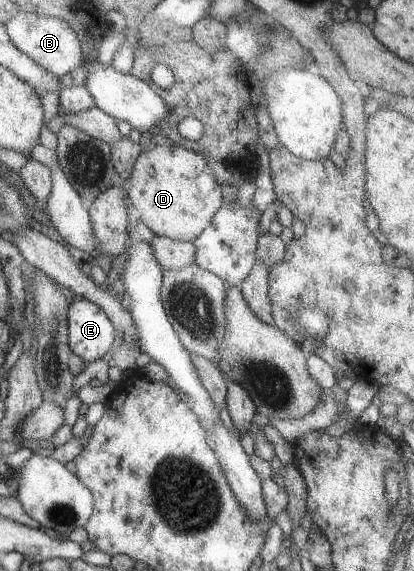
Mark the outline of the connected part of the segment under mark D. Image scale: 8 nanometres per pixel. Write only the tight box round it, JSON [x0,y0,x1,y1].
[125,142,224,241]

